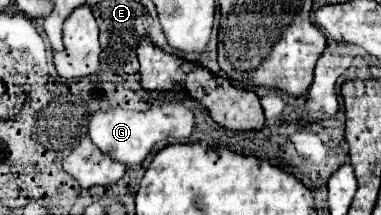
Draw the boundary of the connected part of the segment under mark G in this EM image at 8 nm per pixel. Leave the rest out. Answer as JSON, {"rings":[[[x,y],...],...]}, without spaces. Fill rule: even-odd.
{"rings":[[[162,104],[152,106],[146,112],[134,112],[124,108],[110,108],[110,110],[98,110],[90,118],[90,138],[92,142],[102,150],[114,156],[114,160],[136,166],[142,164],[144,158],[152,152],[154,144],[160,140],[172,140],[172,142],[186,142],[194,128],[194,114],[184,104]]]}

